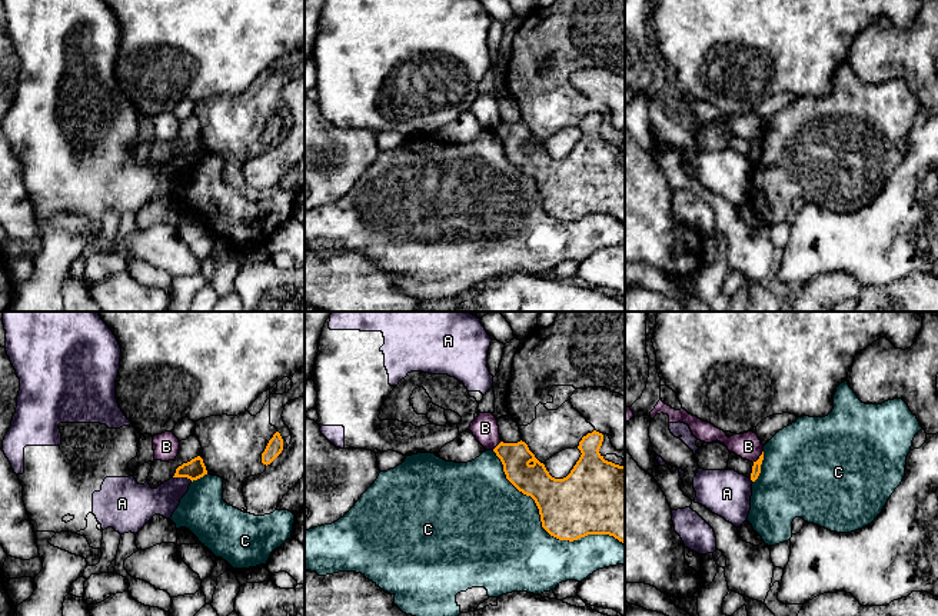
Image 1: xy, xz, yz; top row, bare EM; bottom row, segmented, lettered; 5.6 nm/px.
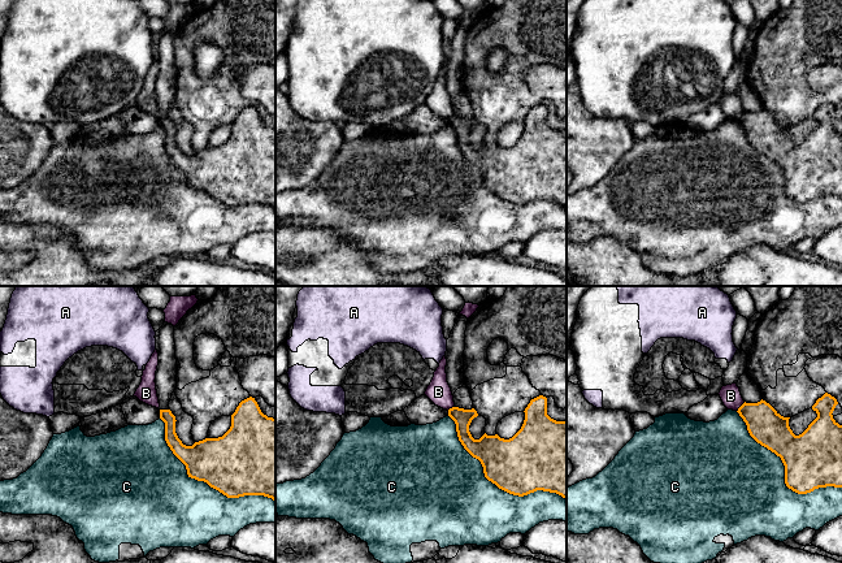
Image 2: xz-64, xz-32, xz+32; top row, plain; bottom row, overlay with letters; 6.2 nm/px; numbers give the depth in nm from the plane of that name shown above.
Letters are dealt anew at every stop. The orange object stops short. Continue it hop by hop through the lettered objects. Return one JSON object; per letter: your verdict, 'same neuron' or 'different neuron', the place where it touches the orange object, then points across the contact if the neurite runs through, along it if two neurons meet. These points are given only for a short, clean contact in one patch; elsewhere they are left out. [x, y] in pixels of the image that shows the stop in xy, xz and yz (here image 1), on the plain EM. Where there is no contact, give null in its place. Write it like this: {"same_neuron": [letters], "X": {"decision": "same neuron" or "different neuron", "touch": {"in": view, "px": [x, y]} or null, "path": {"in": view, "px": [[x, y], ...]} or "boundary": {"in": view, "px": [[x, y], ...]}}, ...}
{"same_neuron": [], "A": {"decision": "different neuron", "touch": {"in": "xy", "px": [183, 156]}}, "B": {"decision": "different neuron", "touch": {"in": "yz", "px": [759, 137]}, "boundary": {"in": "yz", "px": [[762, 130], [752, 142]]}}, "C": {"decision": "different neuron", "touch": {"in": "xz", "px": [544, 207]}}}

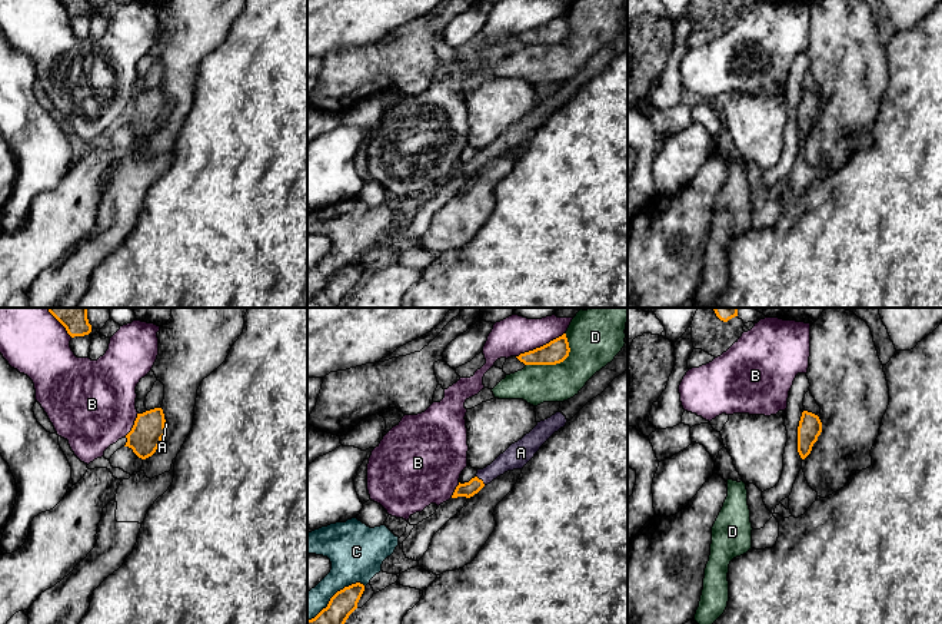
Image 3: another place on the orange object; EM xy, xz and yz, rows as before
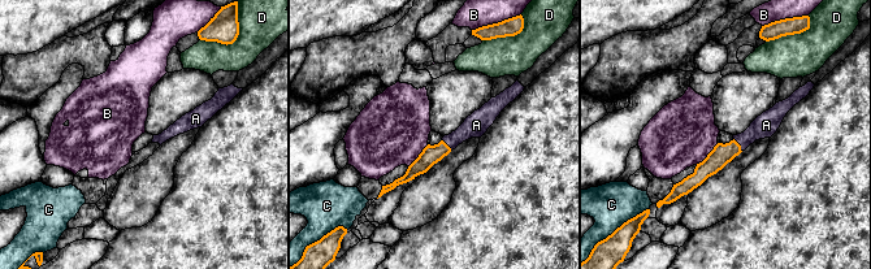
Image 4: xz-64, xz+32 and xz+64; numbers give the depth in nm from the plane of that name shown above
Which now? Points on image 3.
{"same_neuron": ["A"], "A": {"decision": "same neuron", "touch": {"in": "xz", "px": [481, 159]}, "path": {"in": "xz", "px": [[468, 169], [481, 159], [516, 135]]}}, "B": {"decision": "different neuron", "touch": {"in": "xz", "px": [541, 26]}}, "C": {"decision": "different neuron", "touch": {"in": "xz", "px": [335, 274]}}, "D": {"decision": "different neuron", "touch": {"in": "xz", "px": [558, 42]}}}

